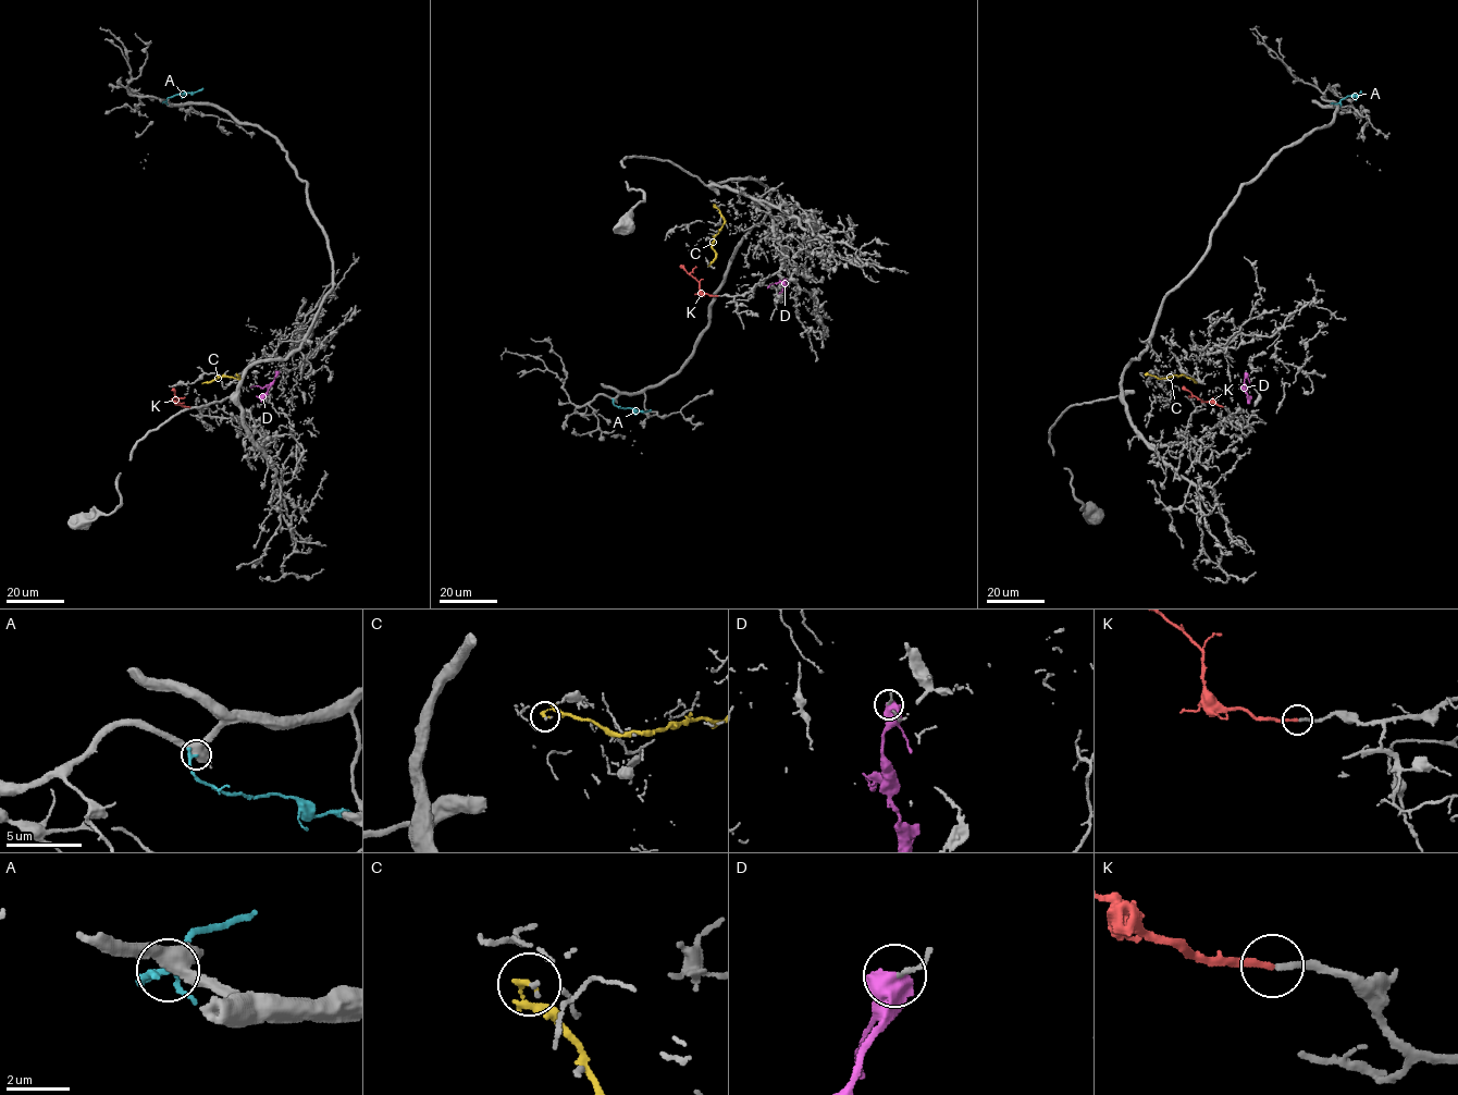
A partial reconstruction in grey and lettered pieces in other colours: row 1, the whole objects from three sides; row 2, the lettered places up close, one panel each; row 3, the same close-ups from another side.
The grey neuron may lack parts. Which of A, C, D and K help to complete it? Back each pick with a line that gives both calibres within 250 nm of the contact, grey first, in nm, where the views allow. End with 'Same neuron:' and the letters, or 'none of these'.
K: 200/190 nm
Same neuron: K

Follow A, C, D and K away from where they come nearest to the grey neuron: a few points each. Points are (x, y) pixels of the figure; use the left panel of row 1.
A: (165, 101), (202, 88)
C: (237, 376), (239, 378), (217, 376), (202, 383)
D: (277, 371), (268, 391), (260, 397), (256, 396)
K: (189, 407), (178, 405), (172, 390)

